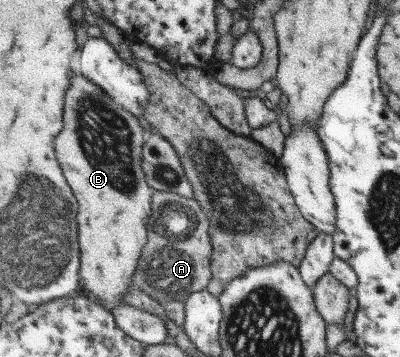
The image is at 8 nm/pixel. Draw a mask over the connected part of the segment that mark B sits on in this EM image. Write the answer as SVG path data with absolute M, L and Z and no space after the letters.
M71 73L72 85L66 93L66 129L58 135L58 161L62 161L62 169L66 173L66 179L70 181L70 187L74 189L76 197L79 201L79 210L77 221L79 223L79 245L82 248L82 279L84 283L83 293L88 294L90 297L96 299L98 303L102 304L106 309L112 311L116 306L121 306L127 303L125 297L133 287L133 275L137 272L138 264L141 263L143 249L149 240L149 230L151 228L152 218L156 214L154 209L153 192L154 188L149 186L148 178L143 170L143 148L144 143L144 129L138 121L138 116L130 113L123 105L117 104L110 94L102 89L96 82L87 78L84 74Z

